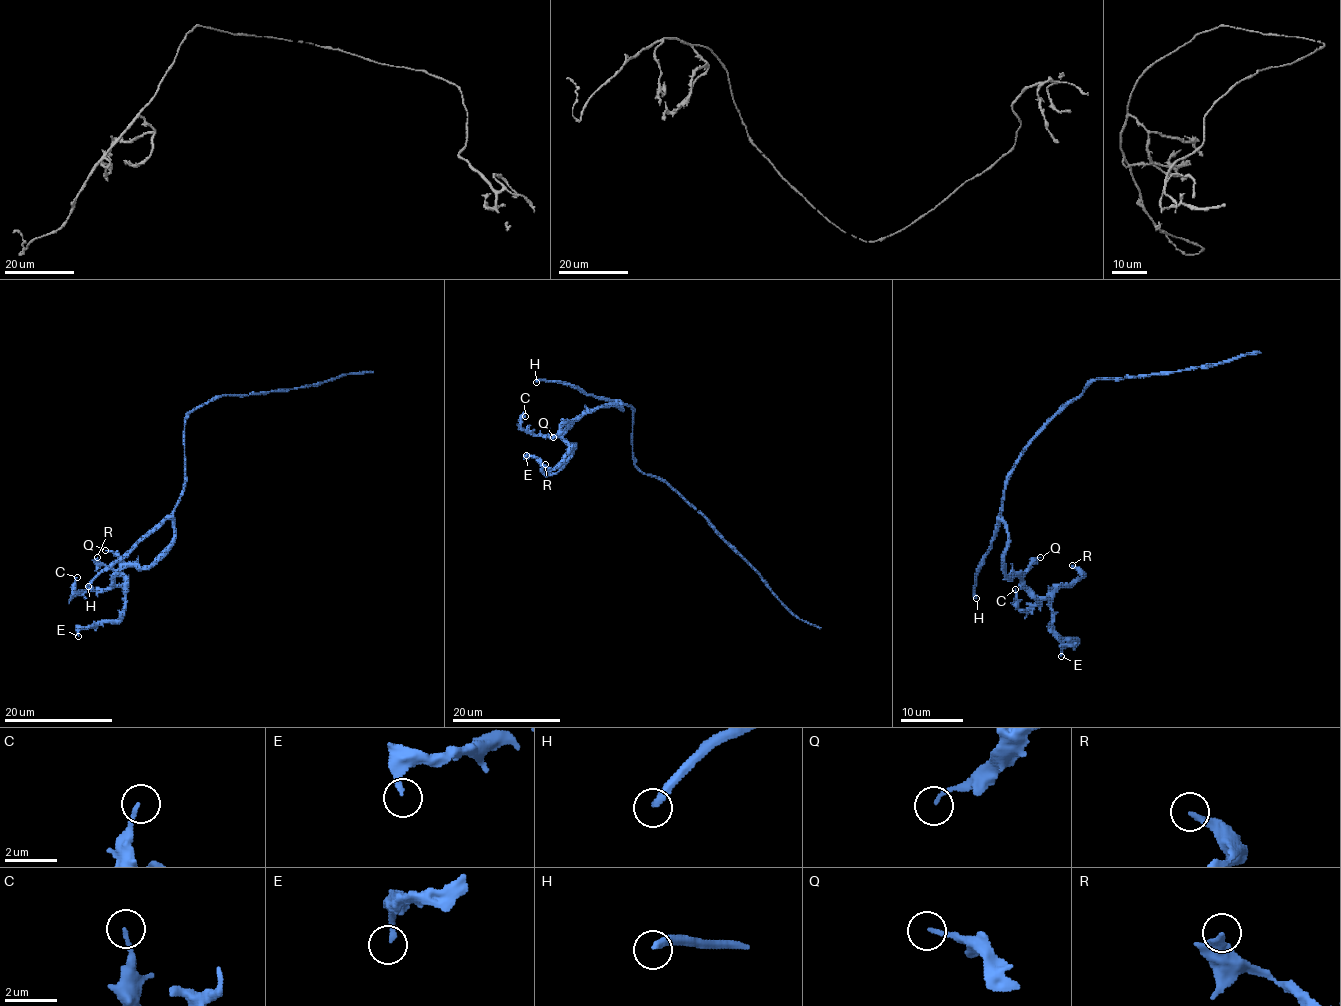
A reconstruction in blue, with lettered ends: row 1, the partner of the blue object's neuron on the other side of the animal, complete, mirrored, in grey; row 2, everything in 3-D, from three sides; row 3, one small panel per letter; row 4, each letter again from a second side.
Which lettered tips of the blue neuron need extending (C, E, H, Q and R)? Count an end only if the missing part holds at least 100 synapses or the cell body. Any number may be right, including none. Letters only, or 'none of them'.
none of them

